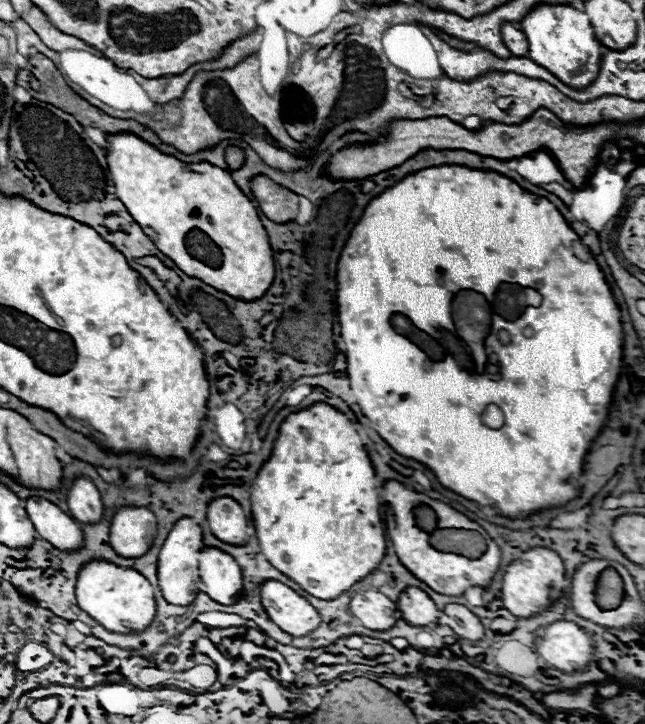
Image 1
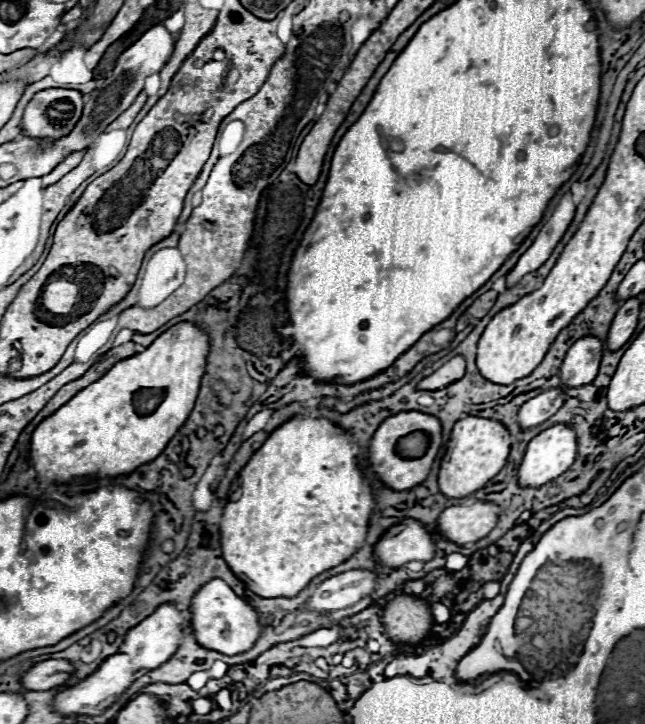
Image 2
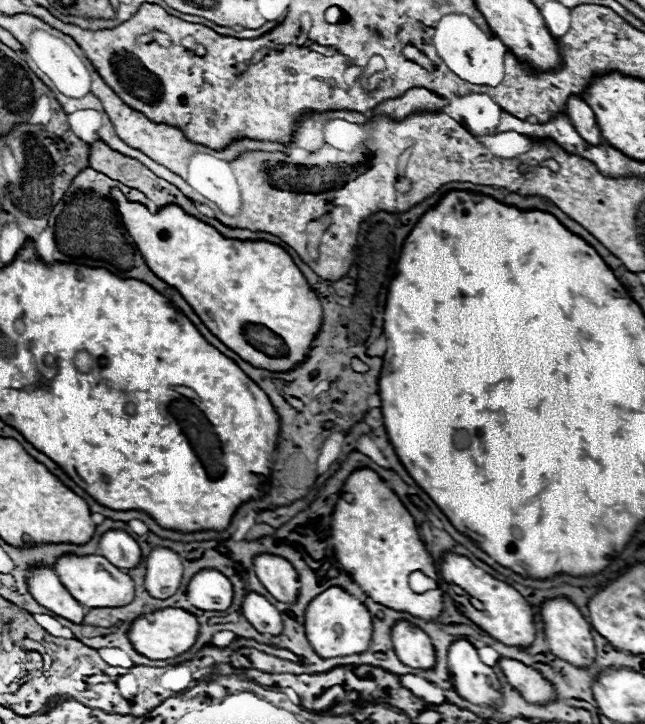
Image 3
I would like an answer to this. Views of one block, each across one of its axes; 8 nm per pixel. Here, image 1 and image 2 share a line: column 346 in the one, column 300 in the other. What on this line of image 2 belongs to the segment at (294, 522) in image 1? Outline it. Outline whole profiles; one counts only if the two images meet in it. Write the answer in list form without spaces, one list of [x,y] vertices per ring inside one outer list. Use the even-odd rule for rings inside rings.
[[[292,418],[286,424],[282,424],[280,428],[276,428],[270,438],[262,444],[262,448],[248,460],[248,464],[244,466],[244,470],[240,470],[240,474],[232,480],[232,486],[228,490],[228,504],[224,508],[222,514],[222,522],[220,522],[220,548],[222,548],[222,558],[224,562],[230,566],[230,570],[236,574],[244,574],[248,578],[246,588],[250,592],[254,592],[256,596],[262,598],[292,598],[296,596],[314,576],[322,574],[324,570],[330,570],[332,566],[338,566],[340,562],[344,562],[344,558],[350,558],[360,544],[366,538],[366,530],[368,530],[368,520],[374,512],[374,496],[372,496],[372,488],[366,482],[366,478],[362,476],[358,462],[356,462],[356,442],[354,438],[344,432],[338,426],[330,426],[322,420],[312,420],[312,418]]]

